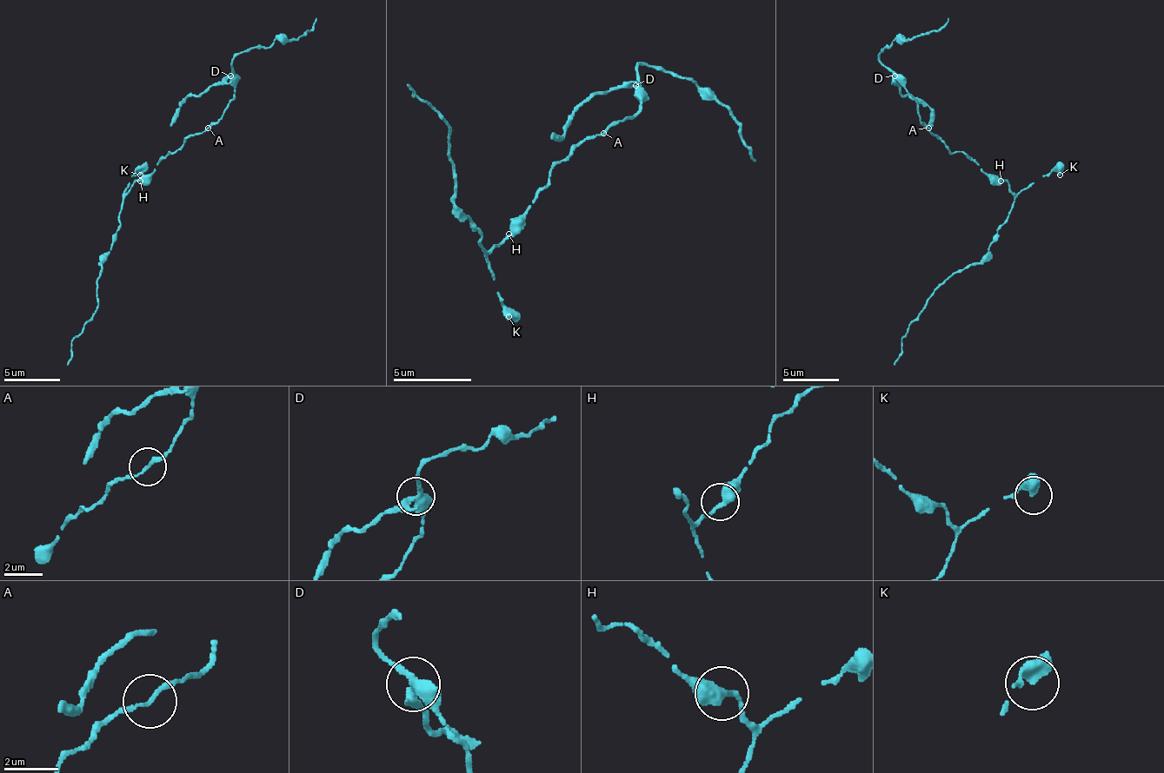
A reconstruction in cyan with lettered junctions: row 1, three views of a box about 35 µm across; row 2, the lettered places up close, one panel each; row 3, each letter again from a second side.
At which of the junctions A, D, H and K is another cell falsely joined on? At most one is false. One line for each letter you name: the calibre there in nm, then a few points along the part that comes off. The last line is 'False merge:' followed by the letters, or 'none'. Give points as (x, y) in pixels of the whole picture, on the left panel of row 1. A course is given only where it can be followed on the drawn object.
D: 360 nm | (229, 76), (193, 93), (176, 110), (170, 127)
False merge: D

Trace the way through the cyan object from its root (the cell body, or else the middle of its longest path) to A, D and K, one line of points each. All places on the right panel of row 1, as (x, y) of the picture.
A: (973, 161), (964, 152), (953, 152), (927, 127)
D: (973, 161), (964, 152), (953, 152), (919, 118), (919, 104), (894, 76)
K: (973, 161), (984, 172), (1004, 181), (1012, 192), (1029, 188), (1052, 172), (1060, 175)

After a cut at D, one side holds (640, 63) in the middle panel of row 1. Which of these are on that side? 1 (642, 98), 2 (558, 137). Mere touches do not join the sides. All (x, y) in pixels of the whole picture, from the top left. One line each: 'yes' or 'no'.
1: yes
2: no

